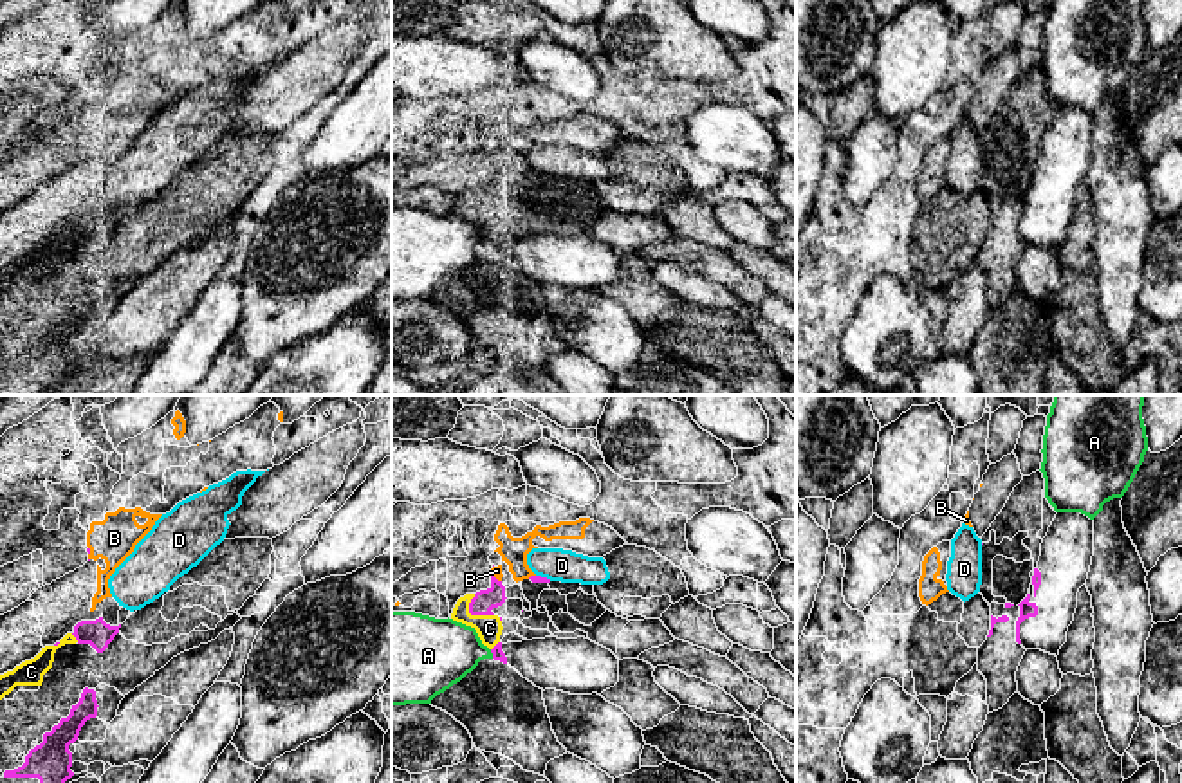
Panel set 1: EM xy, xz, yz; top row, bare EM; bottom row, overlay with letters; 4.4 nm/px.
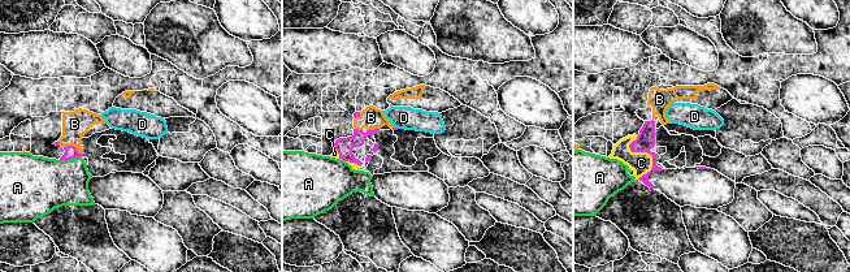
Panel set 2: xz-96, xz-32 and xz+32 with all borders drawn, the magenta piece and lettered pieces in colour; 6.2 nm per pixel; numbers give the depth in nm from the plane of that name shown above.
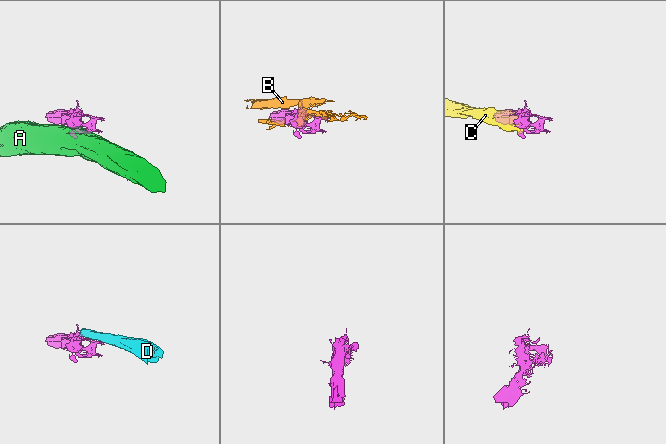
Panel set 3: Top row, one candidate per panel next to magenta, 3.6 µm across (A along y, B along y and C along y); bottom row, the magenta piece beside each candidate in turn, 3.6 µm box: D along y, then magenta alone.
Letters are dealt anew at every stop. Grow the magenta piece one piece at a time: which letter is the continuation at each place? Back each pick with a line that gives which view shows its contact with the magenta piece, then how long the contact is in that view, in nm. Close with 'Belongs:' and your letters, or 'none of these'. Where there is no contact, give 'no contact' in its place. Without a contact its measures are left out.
C: contact in xz; length 140 nm
Belongs: C

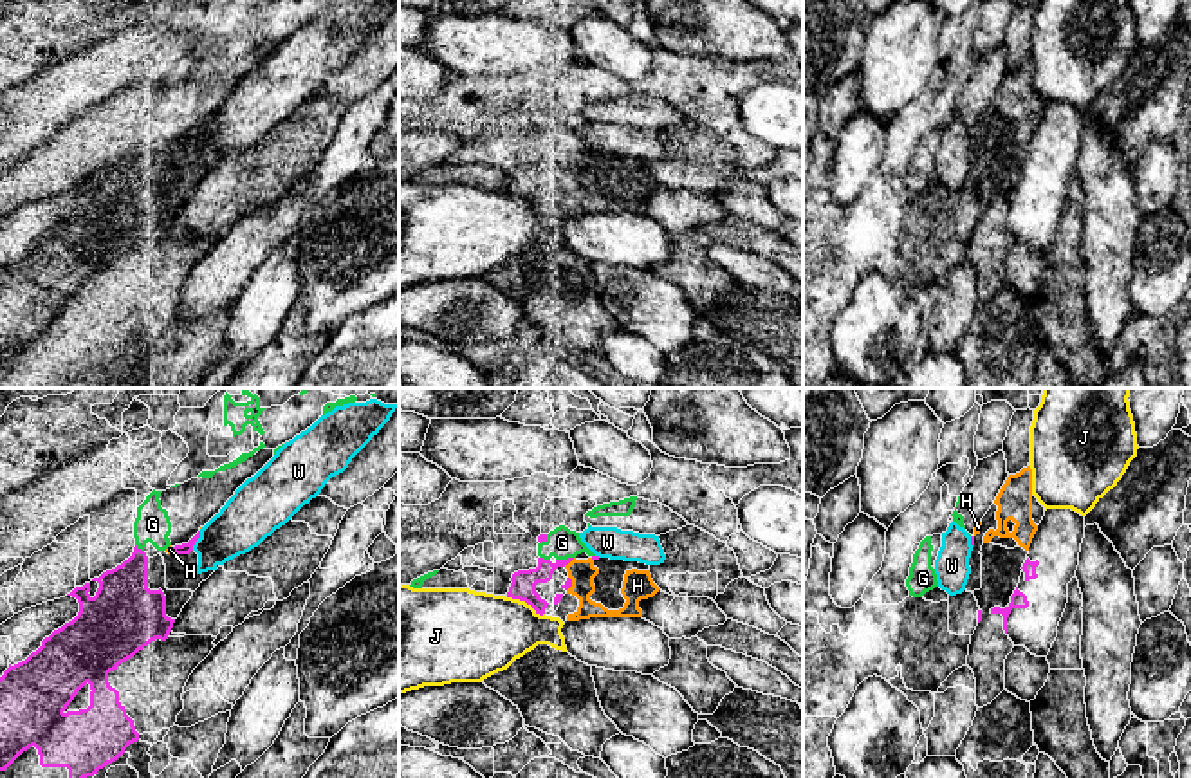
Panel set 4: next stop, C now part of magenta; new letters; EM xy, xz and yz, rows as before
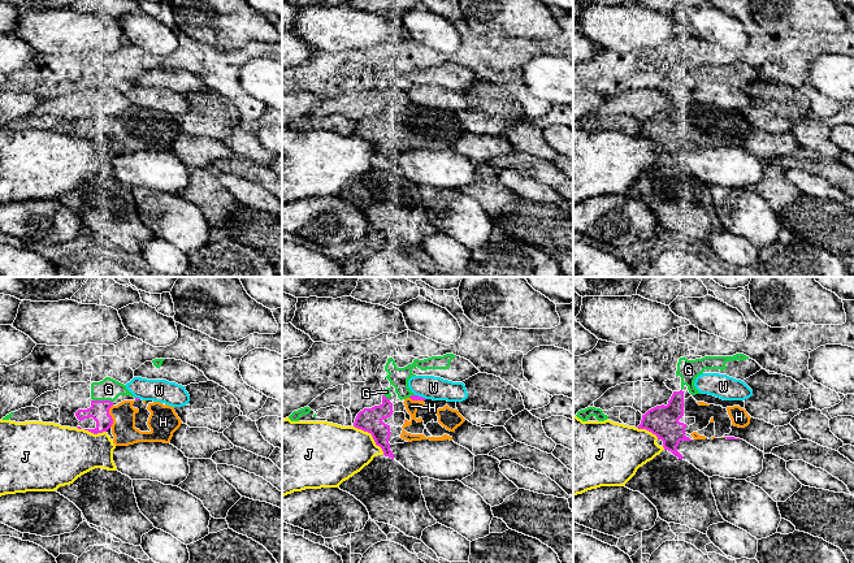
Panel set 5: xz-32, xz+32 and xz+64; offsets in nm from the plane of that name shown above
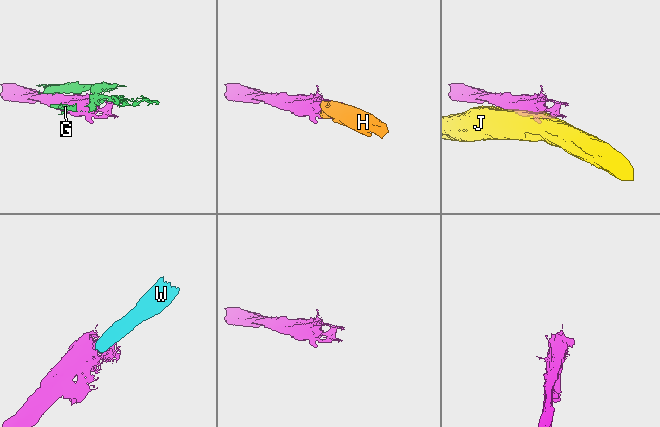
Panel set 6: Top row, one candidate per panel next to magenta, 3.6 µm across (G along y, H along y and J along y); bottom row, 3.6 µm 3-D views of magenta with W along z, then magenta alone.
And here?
H: contact in xz; length 70 nm
Belongs: H

